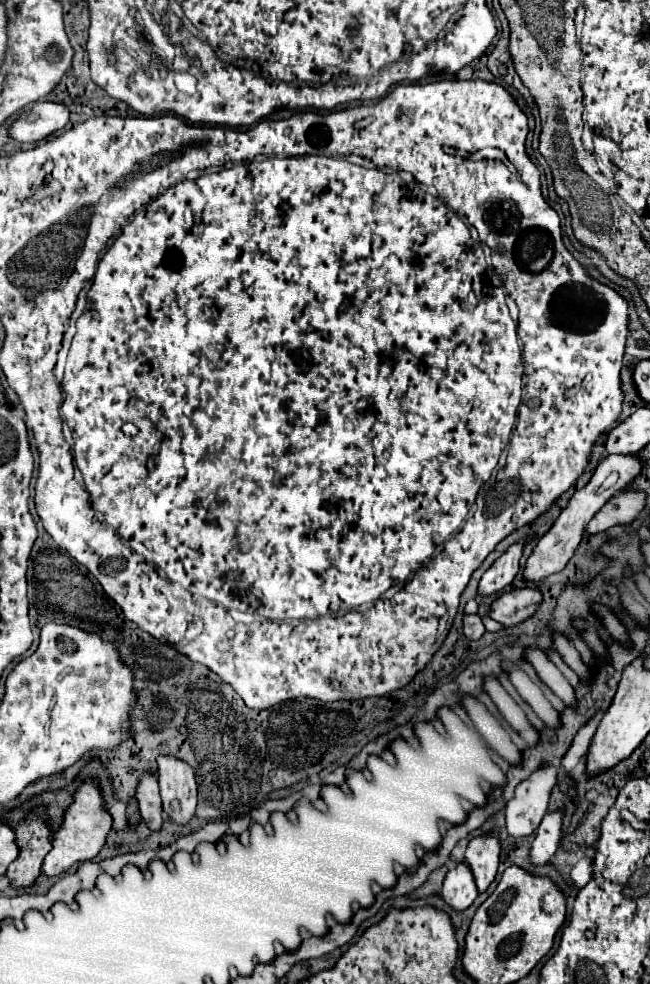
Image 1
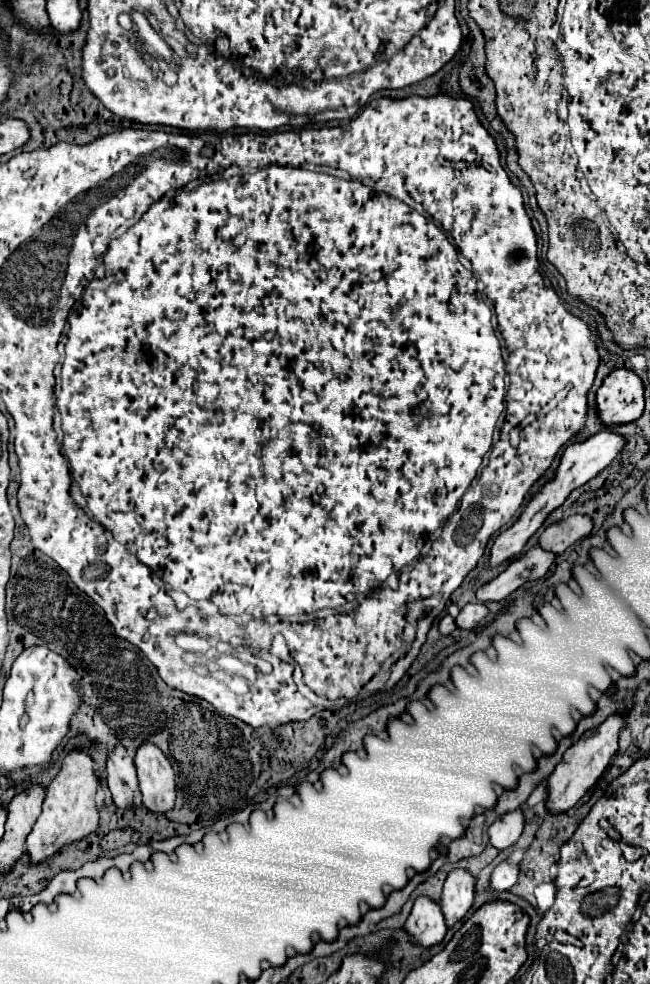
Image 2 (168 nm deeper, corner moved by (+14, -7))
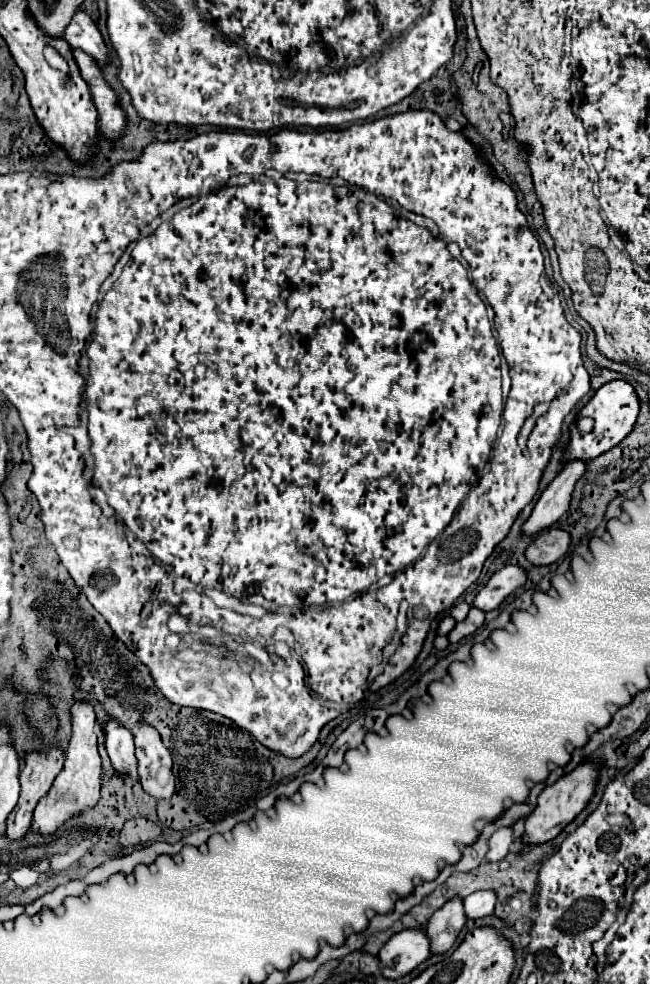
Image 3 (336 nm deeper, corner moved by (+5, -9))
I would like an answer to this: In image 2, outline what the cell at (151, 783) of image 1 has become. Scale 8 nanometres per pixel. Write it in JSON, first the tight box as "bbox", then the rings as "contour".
{"bbox":[107,749,139,809],"contour":[[[113,749],[107,759],[107,783],[113,795],[113,801],[119,809],[133,805],[139,791],[139,781],[133,765],[133,757],[125,749]]]}

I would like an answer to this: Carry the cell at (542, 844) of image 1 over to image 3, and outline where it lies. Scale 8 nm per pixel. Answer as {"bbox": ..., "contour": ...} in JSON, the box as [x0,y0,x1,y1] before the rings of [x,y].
{"bbox":[464,891,496,919],"contour":[[[476,891],[468,897],[464,897],[466,919],[480,919],[480,917],[492,915],[494,905],[496,905],[494,891]]]}

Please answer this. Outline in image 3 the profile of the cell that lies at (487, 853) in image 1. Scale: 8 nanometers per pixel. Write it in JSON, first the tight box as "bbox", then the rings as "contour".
{"bbox":[424,897,466,957],"contour":[[[458,897],[432,913],[428,923],[424,925],[424,931],[430,939],[432,957],[446,953],[454,945],[456,935],[460,933],[464,923],[466,923],[466,915],[462,907],[462,899]]]}

